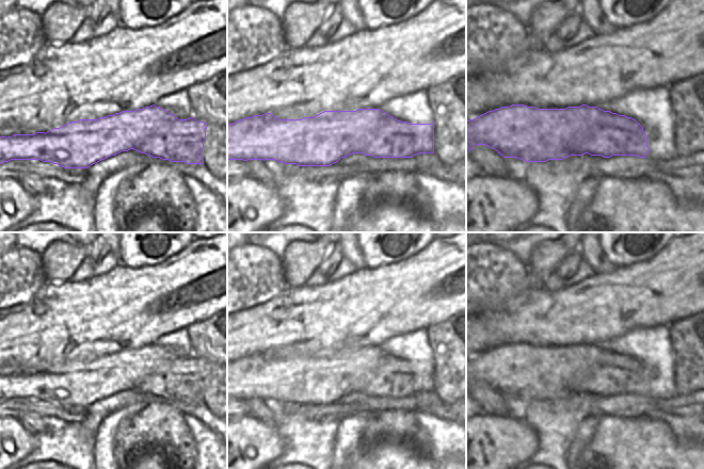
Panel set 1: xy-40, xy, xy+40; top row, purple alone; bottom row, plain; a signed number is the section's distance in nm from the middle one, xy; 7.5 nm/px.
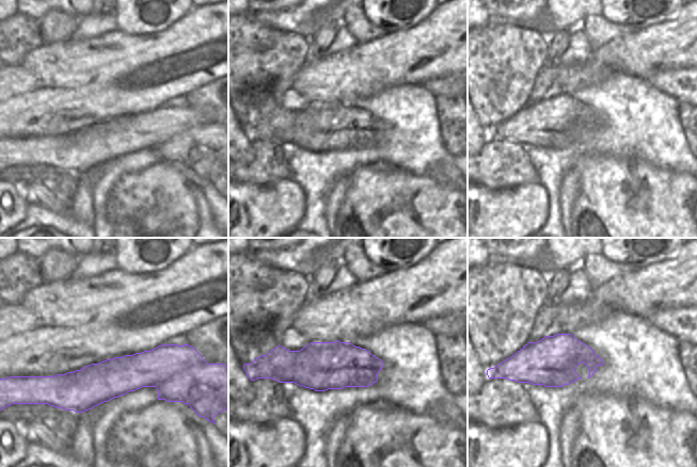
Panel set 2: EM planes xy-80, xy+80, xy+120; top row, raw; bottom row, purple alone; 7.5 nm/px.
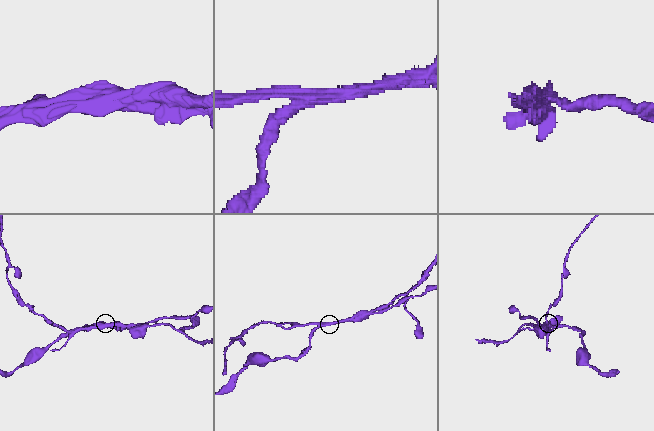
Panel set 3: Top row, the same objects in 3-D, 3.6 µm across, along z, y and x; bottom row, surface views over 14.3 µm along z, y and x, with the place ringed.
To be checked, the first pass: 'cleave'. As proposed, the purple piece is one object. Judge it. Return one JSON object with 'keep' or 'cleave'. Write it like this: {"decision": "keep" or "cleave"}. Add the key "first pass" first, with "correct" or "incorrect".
{"first pass": "correct", "decision": "cleave"}

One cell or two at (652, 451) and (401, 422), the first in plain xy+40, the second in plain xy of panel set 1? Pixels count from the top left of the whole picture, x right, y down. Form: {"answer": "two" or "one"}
{"answer": "two"}

